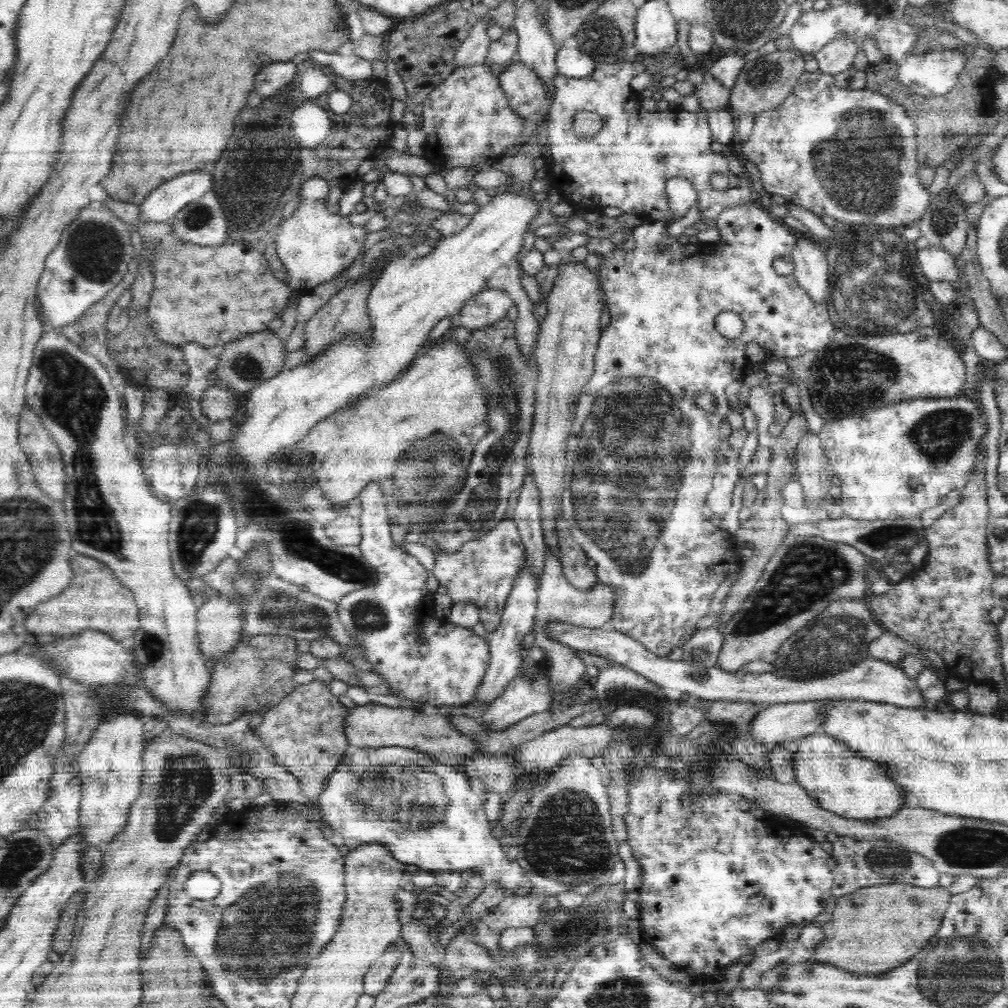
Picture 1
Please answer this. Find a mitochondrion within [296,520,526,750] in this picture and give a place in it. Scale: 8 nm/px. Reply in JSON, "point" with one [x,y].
{"point":[369,614]}

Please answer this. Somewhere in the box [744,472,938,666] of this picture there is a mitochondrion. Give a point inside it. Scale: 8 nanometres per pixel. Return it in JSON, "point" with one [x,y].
{"point":[882,536]}

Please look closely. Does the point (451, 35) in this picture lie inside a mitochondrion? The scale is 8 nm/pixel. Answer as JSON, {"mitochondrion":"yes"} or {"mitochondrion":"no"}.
{"mitochondrion":"no"}

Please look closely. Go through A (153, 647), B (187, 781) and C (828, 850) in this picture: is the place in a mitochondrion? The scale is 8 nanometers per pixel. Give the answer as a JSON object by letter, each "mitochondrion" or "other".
{"A":"mitochondrion","B":"mitochondrion","C":"other"}

